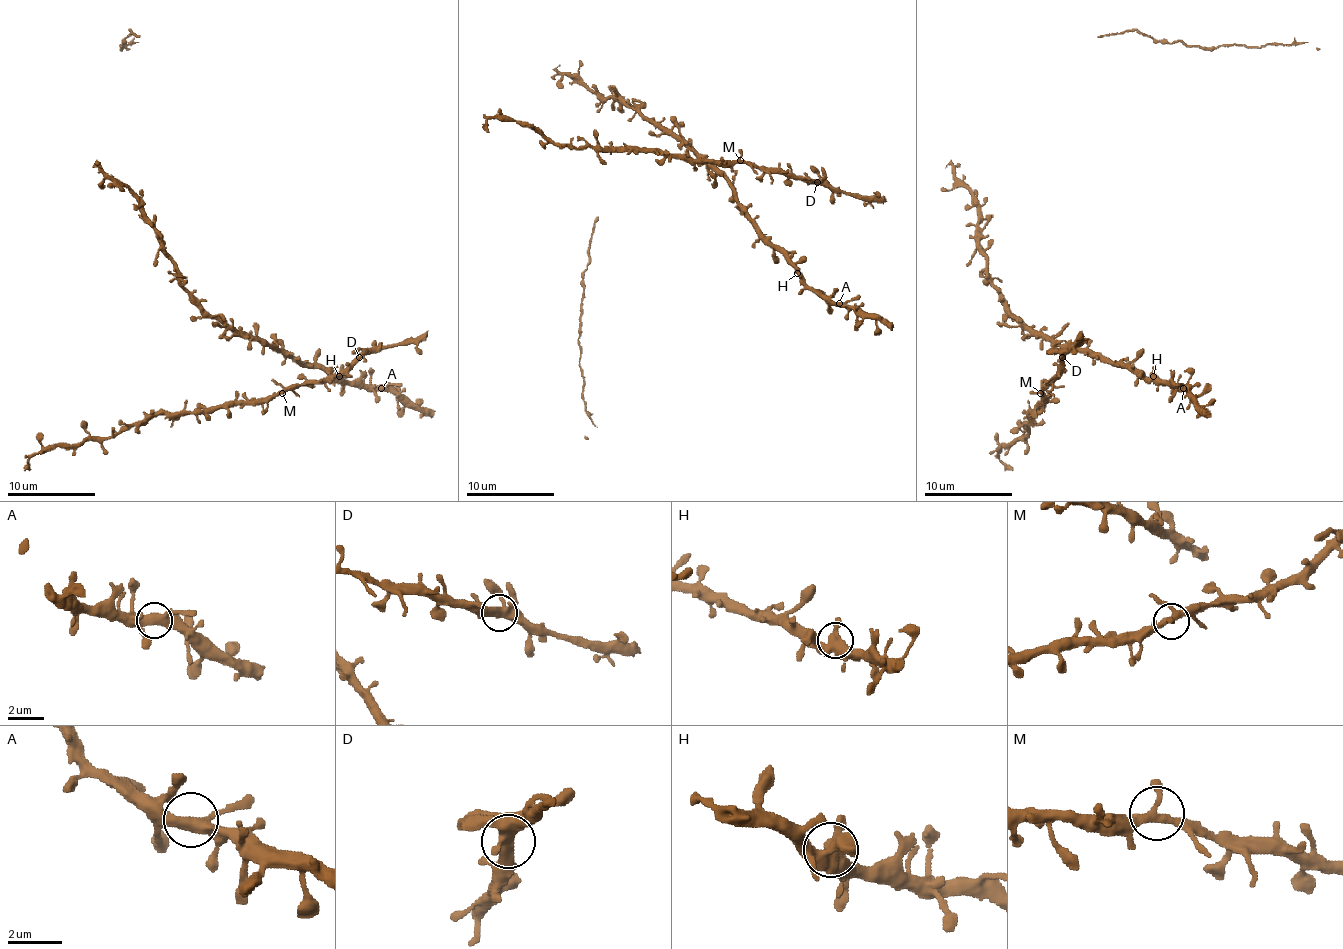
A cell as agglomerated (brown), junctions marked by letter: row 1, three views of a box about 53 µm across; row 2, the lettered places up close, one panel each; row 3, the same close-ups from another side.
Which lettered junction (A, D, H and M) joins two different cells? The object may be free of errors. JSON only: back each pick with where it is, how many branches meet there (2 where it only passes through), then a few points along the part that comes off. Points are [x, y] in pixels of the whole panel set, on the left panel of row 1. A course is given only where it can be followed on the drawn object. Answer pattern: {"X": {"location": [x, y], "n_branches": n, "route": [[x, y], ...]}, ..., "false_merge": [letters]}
{"false_merge": []}

